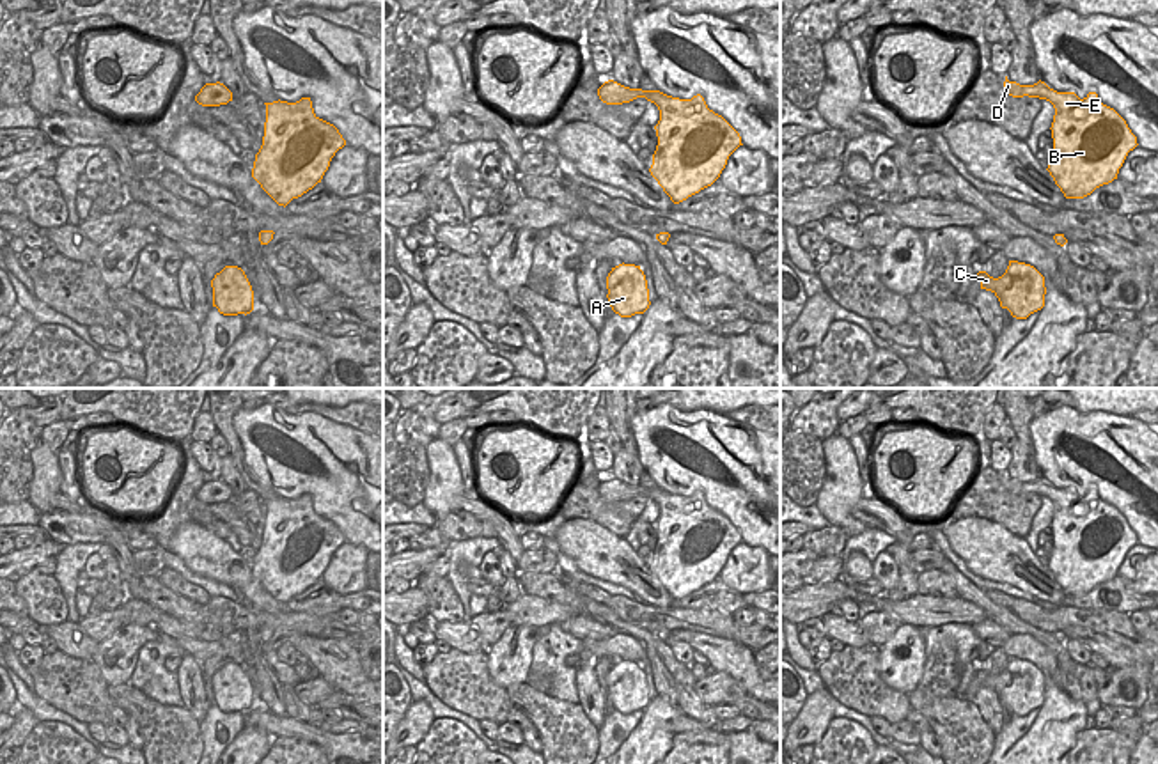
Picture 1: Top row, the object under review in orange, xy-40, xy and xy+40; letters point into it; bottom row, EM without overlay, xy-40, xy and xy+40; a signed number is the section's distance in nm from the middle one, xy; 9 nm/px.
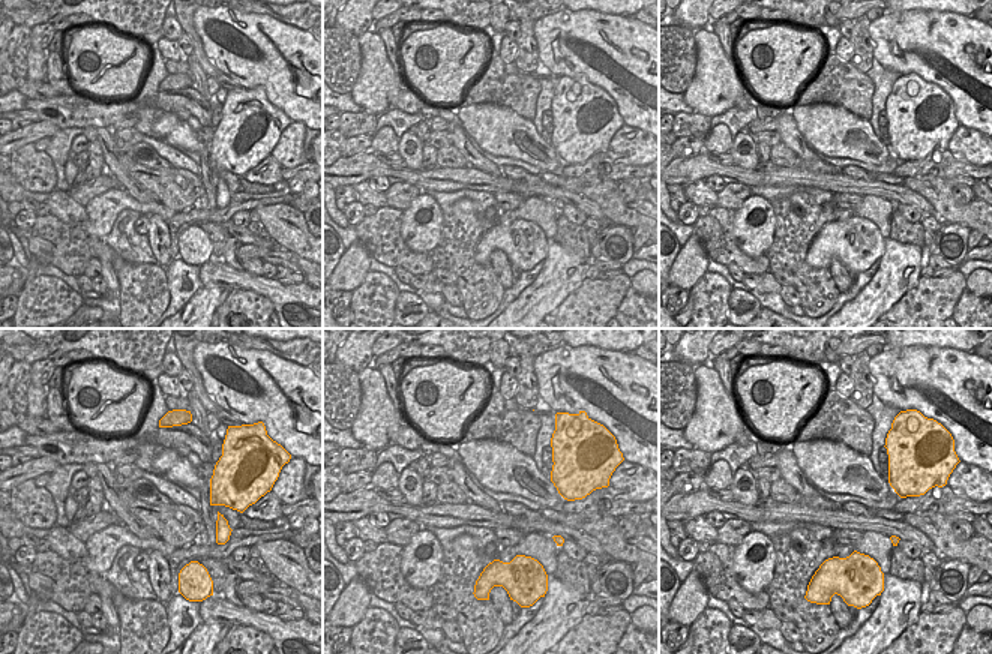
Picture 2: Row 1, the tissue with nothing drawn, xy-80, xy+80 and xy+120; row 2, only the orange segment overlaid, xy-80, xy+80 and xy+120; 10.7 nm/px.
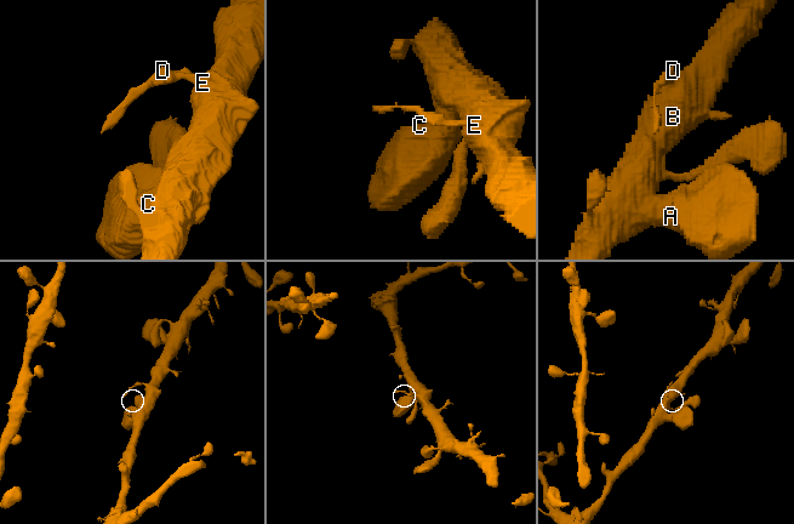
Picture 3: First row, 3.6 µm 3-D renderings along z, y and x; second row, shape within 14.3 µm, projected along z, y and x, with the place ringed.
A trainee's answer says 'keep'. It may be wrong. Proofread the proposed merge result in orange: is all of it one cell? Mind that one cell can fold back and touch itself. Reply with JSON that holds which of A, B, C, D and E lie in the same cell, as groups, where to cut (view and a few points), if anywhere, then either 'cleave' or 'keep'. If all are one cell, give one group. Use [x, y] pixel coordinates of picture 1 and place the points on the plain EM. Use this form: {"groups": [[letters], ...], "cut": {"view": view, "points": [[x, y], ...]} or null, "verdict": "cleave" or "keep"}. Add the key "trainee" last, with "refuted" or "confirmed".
{"groups": [["A", "B", "C", "D", "E"]], "cut": null, "verdict": "keep", "trainee": "confirmed"}

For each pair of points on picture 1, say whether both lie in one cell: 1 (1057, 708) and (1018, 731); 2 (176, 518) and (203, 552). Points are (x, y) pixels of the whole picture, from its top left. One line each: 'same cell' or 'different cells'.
1: different cells
2: different cells

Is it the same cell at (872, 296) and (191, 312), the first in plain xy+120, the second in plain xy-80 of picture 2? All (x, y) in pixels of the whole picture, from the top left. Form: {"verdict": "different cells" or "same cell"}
{"verdict": "same cell"}

